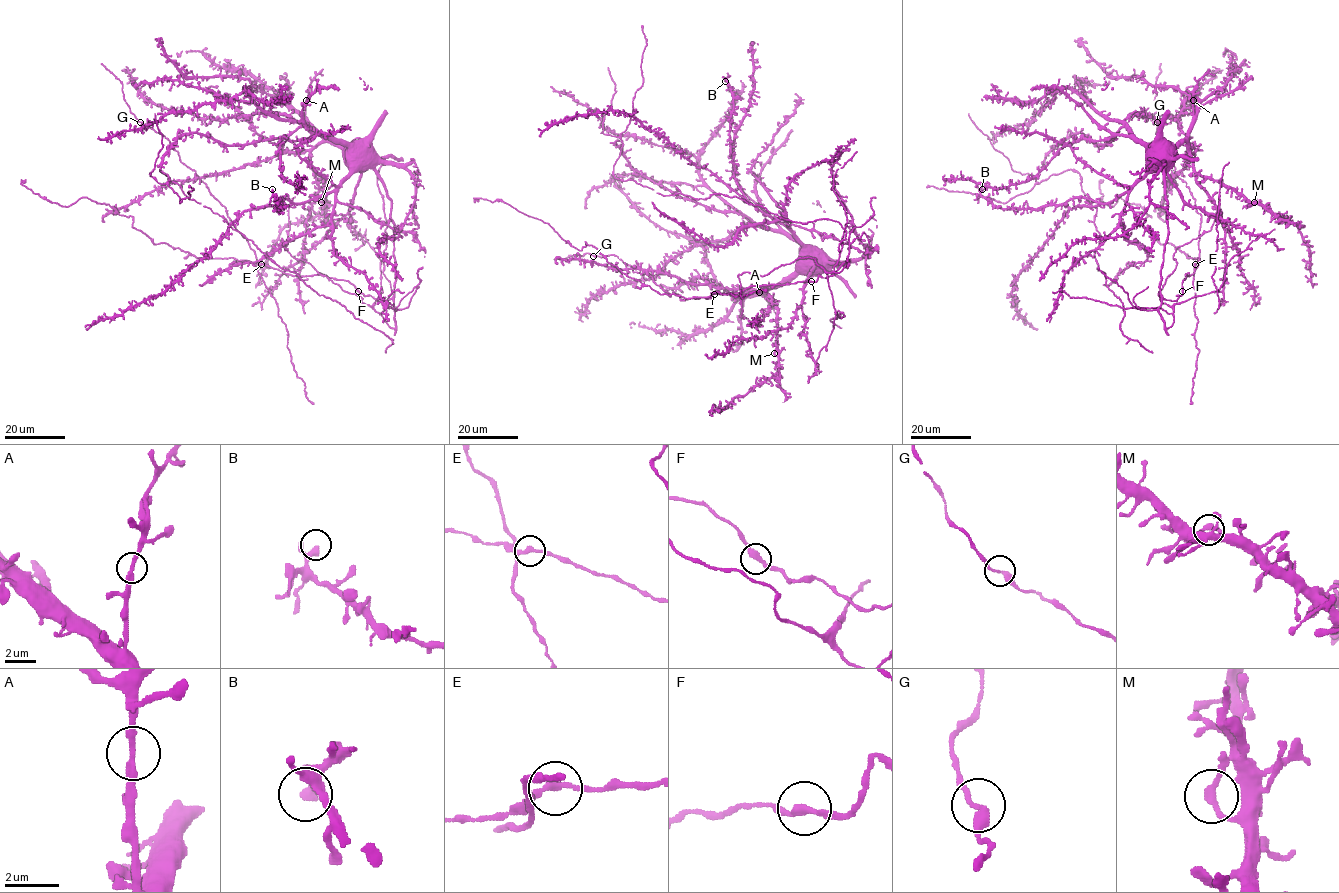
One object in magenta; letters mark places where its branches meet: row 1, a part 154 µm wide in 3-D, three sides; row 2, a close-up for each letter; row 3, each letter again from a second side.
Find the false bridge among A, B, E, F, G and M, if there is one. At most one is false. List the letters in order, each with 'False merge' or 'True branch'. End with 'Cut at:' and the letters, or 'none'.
A: True branch
B: True branch
E: True branch
F: True branch
G: True branch
M: True branch
Cut at: none

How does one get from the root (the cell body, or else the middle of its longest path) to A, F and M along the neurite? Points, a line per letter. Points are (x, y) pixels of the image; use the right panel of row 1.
A: (1168, 148), (1179, 144), (1191, 126), (1193, 100)
F: (1168, 148), (1172, 150), (1173, 158), (1164, 168), (1167, 240), (1161, 269), (1160, 295), (1176, 301), (1182, 291)
M: (1168, 148), (1185, 142), (1196, 172), (1219, 180), (1254, 201)

